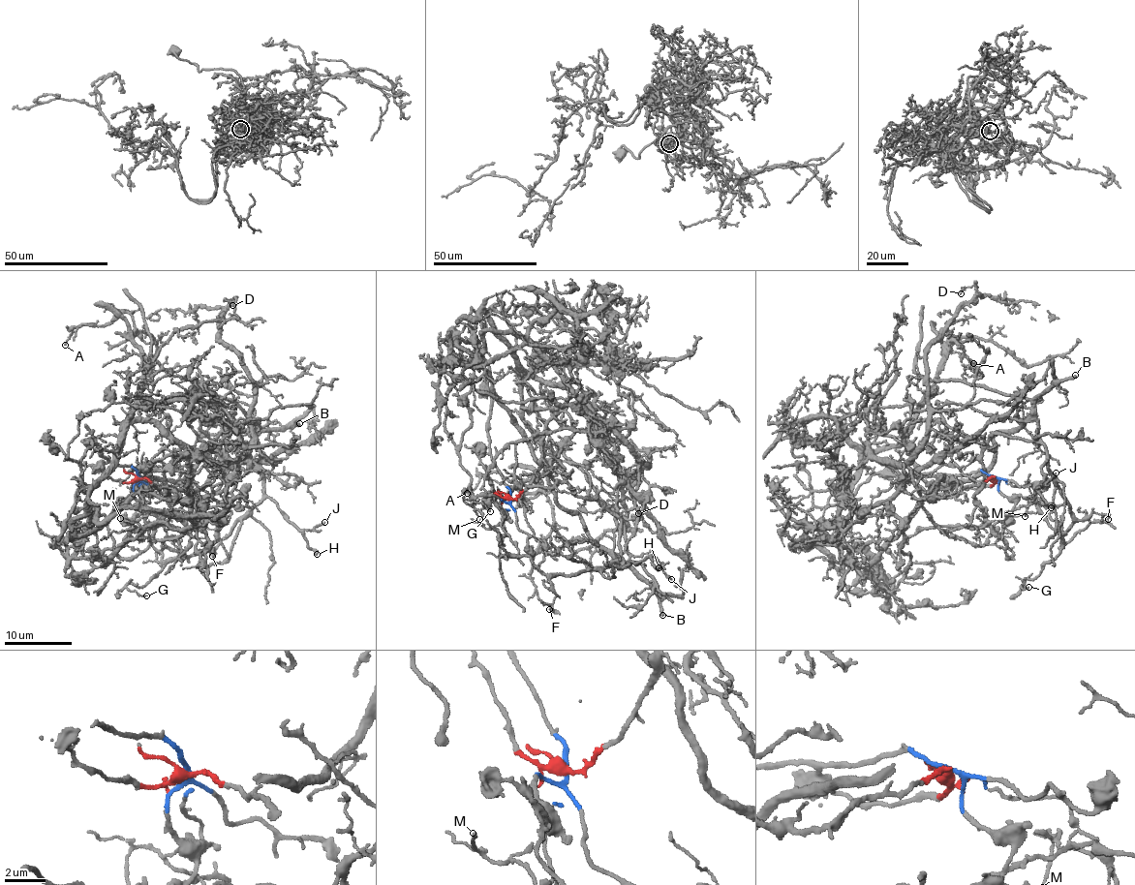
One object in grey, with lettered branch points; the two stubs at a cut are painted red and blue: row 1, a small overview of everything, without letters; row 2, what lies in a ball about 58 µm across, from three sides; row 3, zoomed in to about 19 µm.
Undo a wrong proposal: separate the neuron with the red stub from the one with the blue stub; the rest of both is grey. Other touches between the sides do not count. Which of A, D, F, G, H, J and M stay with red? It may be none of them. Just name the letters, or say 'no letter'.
A, D

